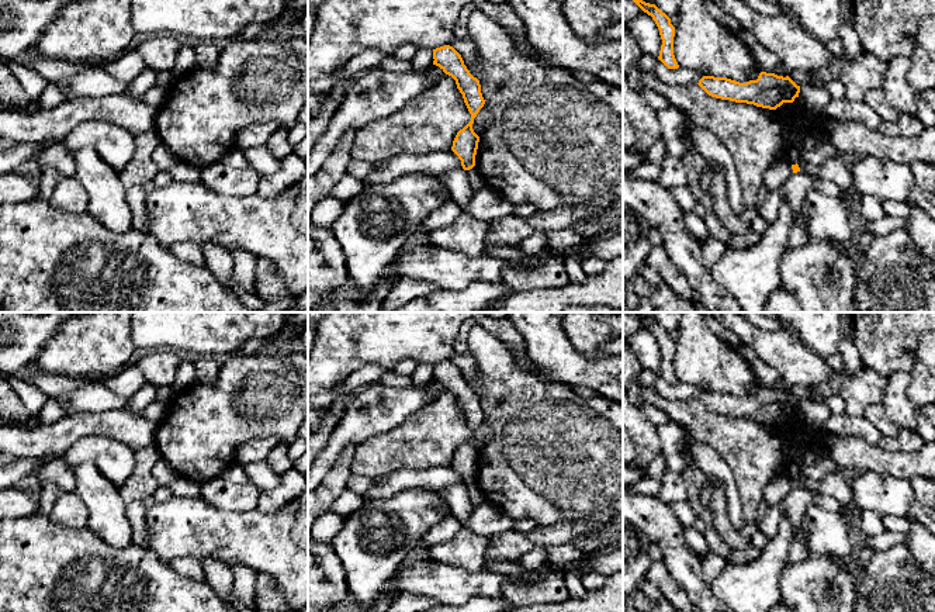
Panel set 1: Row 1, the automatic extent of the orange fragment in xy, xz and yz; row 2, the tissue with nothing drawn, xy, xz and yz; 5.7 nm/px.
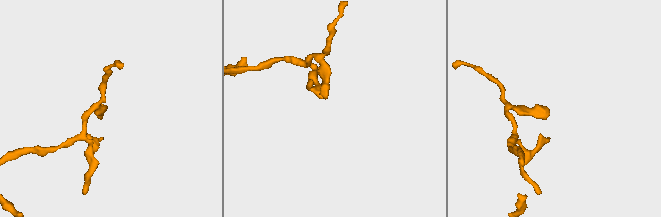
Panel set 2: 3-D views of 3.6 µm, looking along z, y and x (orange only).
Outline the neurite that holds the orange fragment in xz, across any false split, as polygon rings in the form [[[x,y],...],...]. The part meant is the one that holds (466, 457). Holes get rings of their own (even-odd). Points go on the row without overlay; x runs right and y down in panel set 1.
[[[444,360],[433,364],[433,380],[439,381],[446,390],[456,395],[457,404],[463,409],[464,418],[471,429],[471,436],[457,447],[451,466],[461,476],[464,485],[470,485],[475,481],[475,470],[478,464],[479,452],[474,447],[474,433],[484,422],[485,415],[481,408],[481,400],[474,393],[461,370],[450,360]]]

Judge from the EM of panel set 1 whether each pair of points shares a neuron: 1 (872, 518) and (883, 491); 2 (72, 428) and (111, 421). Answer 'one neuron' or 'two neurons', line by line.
1: two neurons
2: one neuron

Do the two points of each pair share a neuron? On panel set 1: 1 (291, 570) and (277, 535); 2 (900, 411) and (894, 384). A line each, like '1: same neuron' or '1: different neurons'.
1: same neuron
2: same neuron

